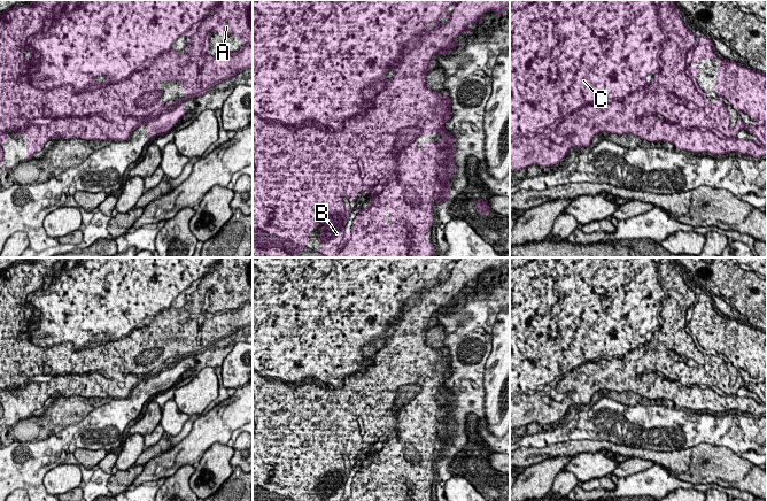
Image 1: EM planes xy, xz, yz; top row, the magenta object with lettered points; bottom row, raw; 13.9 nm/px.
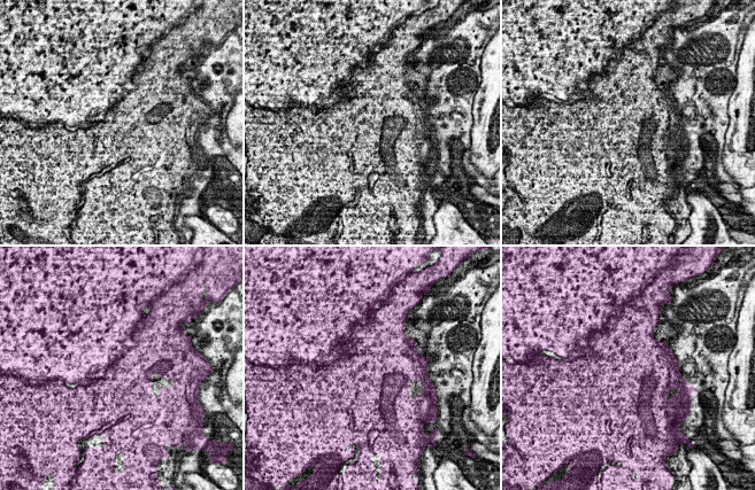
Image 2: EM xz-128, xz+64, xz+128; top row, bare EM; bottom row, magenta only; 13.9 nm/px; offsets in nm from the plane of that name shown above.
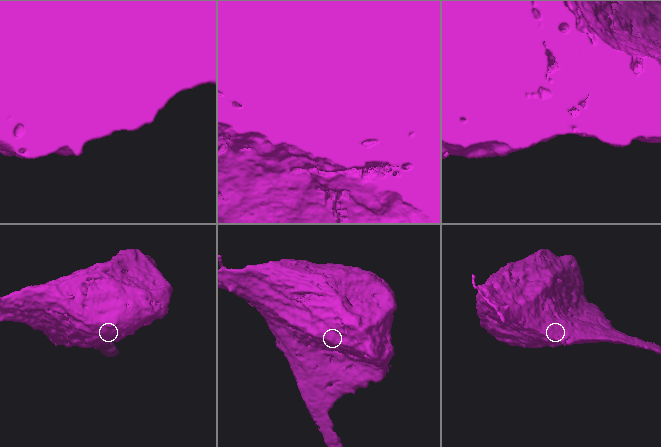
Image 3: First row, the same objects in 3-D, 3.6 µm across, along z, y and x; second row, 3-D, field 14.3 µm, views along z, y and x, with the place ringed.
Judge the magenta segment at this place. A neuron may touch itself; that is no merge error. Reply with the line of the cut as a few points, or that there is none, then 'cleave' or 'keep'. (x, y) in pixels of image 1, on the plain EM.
cut none; keep

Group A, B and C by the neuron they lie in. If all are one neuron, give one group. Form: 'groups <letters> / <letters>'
groups A B C

